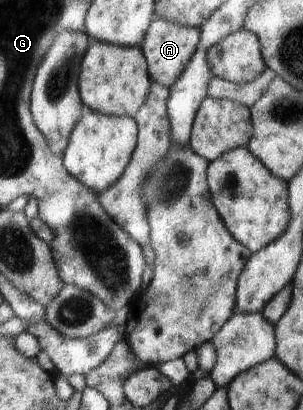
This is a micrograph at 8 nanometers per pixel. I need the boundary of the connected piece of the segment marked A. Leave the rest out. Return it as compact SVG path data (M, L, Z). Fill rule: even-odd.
M158 16L151 23L144 43L141 45L149 63L151 80L164 87L171 88L183 75L192 56L197 52L201 31L198 28L183 26Z

